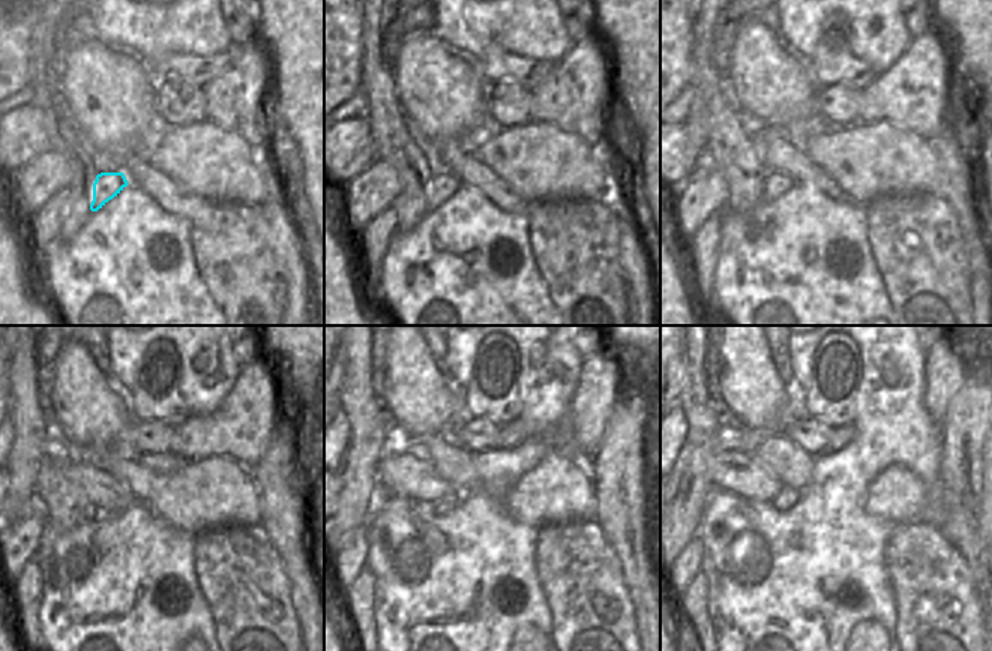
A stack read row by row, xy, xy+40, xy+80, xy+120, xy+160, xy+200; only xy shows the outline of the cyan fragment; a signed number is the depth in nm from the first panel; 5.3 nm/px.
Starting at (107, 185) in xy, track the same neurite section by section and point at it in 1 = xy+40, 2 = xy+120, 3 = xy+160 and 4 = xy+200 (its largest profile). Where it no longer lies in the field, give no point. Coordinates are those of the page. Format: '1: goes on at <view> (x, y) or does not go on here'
1: goes on at xy+40 (443, 186)
2: goes on at xy+120 (99, 515)
3: goes on at xy+160 (449, 501)
4: goes on at xy+200 (787, 497)

